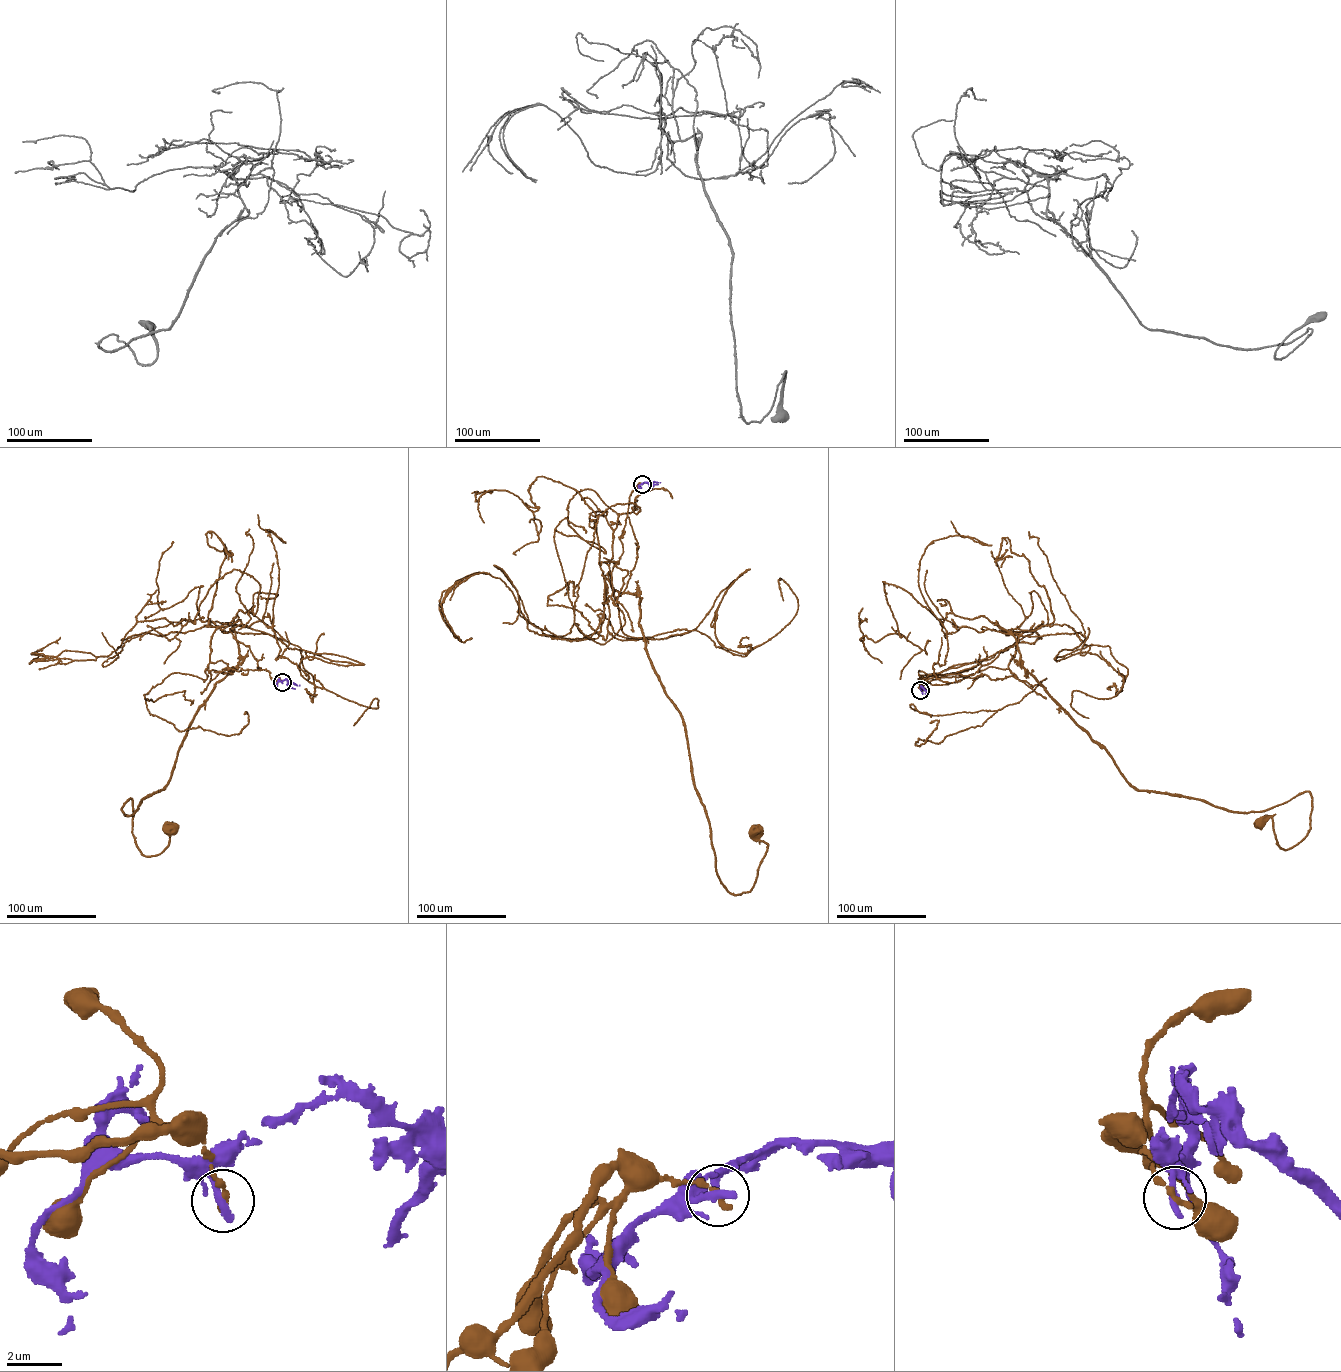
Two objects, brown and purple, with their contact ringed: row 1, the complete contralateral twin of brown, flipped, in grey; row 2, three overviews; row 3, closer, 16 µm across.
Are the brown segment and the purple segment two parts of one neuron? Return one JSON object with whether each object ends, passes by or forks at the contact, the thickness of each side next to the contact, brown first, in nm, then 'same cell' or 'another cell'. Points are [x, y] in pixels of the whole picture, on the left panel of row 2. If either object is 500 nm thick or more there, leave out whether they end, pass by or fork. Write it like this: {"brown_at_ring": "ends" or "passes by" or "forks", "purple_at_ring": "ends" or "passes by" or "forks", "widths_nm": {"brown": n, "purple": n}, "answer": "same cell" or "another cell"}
{"brown_at_ring": "ends", "purple_at_ring": "ends", "widths_nm": {"brown": 280, "purple": 300}, "answer": "another cell"}

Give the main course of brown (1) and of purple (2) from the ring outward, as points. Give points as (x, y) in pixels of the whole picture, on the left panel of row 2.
1: (282, 682), (207, 669), (215, 630), (233, 621), (237, 666), (164, 789), (121, 809), (145, 856), (170, 829)
2: (282, 682), (287, 679), (295, 689)

